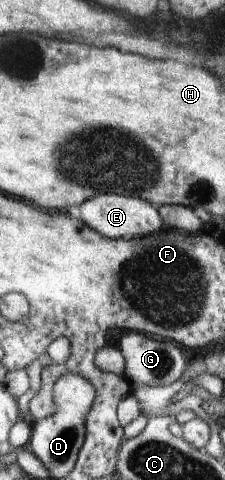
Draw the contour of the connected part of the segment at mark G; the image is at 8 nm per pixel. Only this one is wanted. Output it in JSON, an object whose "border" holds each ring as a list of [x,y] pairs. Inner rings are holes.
{"border":[[[127,331],[120,340],[120,350],[127,360],[125,377],[132,383],[133,389],[141,386],[173,386],[187,370],[186,354],[172,341],[161,340],[136,331]]]}

